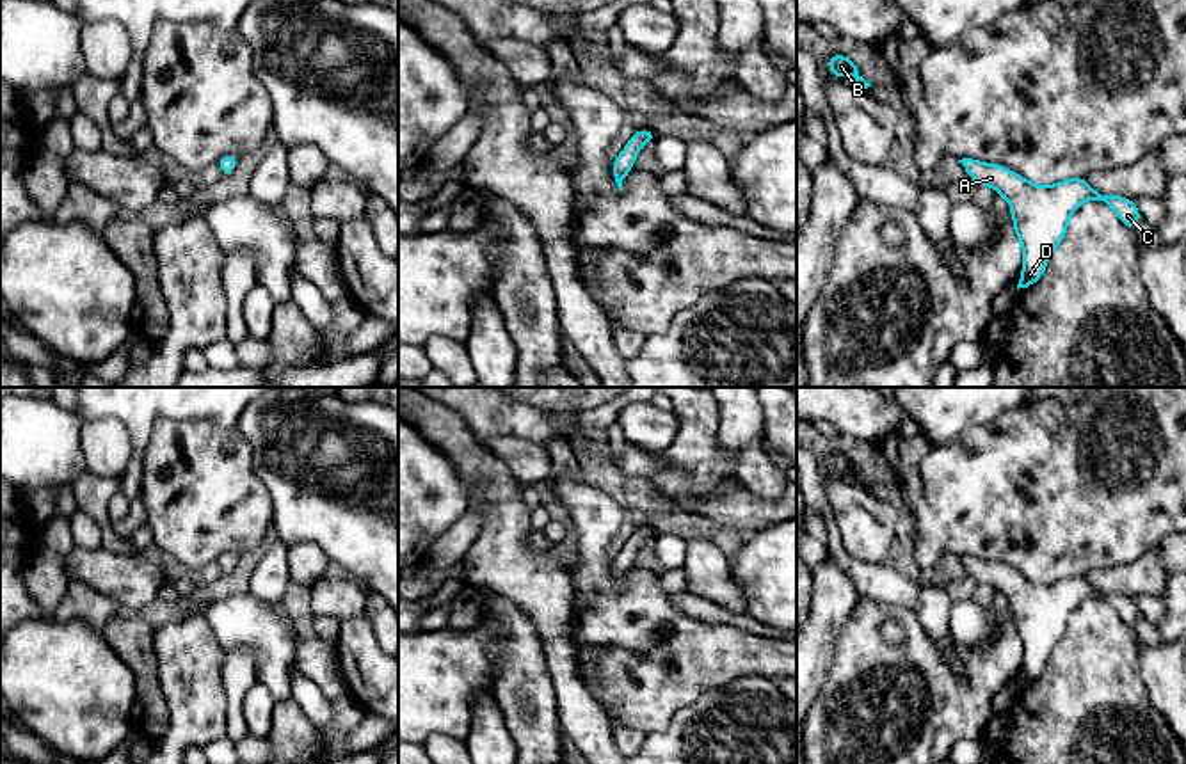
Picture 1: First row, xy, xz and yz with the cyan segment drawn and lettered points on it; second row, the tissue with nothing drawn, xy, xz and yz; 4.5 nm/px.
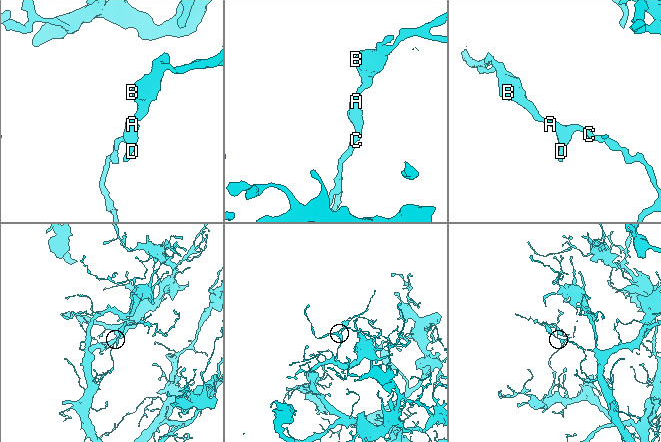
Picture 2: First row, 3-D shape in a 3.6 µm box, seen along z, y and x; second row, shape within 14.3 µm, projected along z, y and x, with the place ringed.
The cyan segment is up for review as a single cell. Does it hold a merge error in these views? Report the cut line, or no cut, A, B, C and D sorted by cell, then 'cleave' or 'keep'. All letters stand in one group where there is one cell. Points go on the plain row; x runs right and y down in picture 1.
cut none; groups A B C D; keep

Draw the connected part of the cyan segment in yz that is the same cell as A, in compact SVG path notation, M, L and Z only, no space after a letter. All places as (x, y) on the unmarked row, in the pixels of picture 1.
M973 556L958 560L971 577L982 585L992 585L1010 602L1014 629L1024 652L1017 688L1028 686L1042 675L1053 649L1067 631L1069 617L1081 601L1102 599L1110 602L1122 622L1133 629L1142 615L1134 599L1099 592L1085 576L1070 576L1042 585L998 561L983 561Z

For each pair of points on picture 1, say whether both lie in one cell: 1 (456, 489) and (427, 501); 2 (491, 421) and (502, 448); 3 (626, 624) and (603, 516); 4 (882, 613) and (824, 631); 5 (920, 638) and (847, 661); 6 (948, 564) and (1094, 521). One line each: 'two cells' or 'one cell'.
1: one cell
2: two cells
3: one cell
4: two cells
5: one cell
6: two cells

